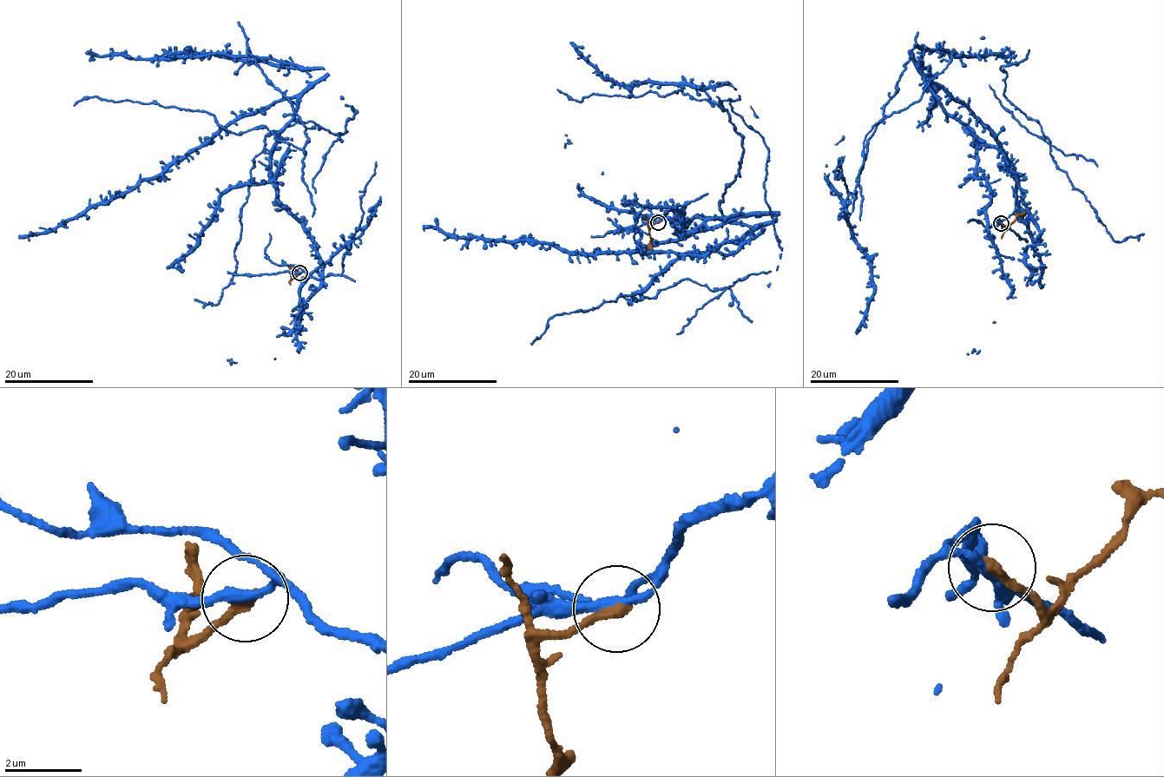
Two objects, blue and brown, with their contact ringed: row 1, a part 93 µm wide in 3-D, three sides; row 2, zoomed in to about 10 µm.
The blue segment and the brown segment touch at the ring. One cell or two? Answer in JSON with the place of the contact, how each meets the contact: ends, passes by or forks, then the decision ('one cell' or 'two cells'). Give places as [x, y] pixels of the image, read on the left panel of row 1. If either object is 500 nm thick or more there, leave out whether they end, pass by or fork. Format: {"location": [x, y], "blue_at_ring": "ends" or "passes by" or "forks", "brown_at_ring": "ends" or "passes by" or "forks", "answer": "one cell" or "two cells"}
{"location": [299, 273], "blue_at_ring": "passes by", "brown_at_ring": "ends", "answer": "two cells"}

